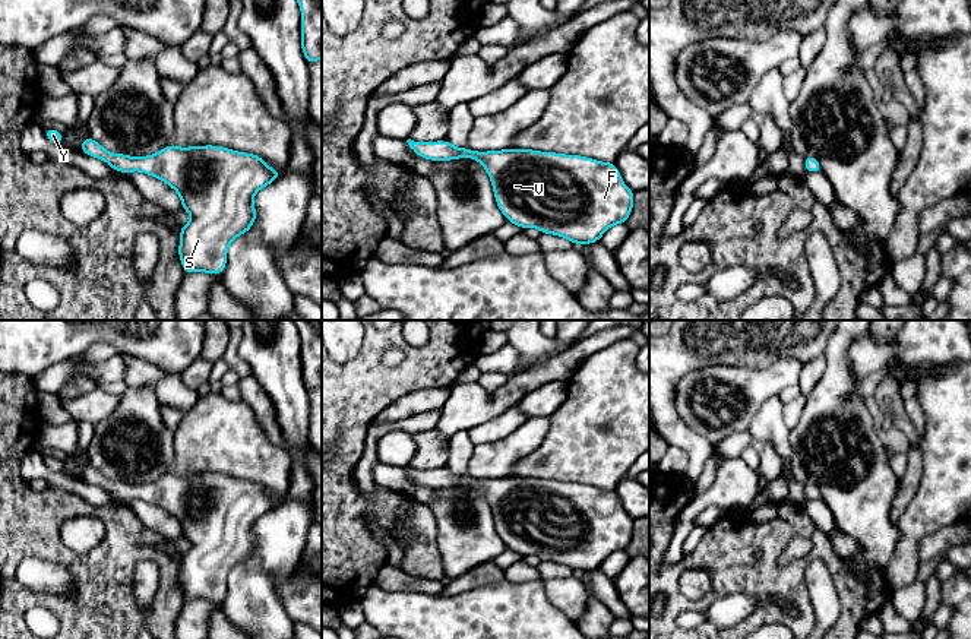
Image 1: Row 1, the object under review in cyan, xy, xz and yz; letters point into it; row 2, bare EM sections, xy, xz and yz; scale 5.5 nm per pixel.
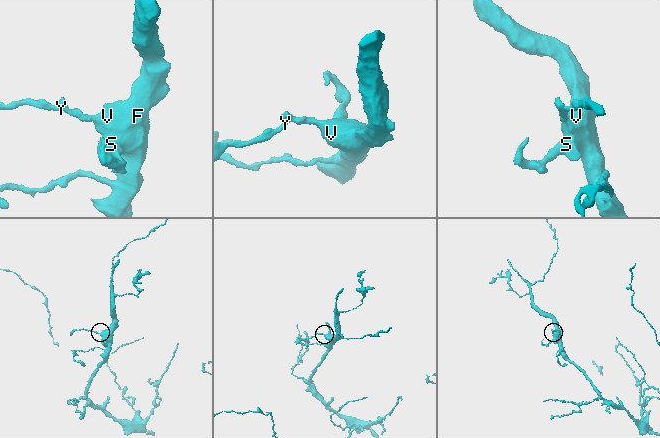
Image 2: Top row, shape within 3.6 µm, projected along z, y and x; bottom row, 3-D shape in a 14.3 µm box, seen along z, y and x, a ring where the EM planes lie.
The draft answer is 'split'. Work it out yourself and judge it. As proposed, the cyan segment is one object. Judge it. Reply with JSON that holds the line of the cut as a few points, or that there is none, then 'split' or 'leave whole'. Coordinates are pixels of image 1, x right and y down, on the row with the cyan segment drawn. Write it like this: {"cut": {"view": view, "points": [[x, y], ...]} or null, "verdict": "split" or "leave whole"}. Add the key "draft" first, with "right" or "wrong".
{"draft": "wrong", "cut": null, "verdict": "leave whole"}

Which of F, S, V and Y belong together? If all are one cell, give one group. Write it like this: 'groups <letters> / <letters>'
groups F S V Y

